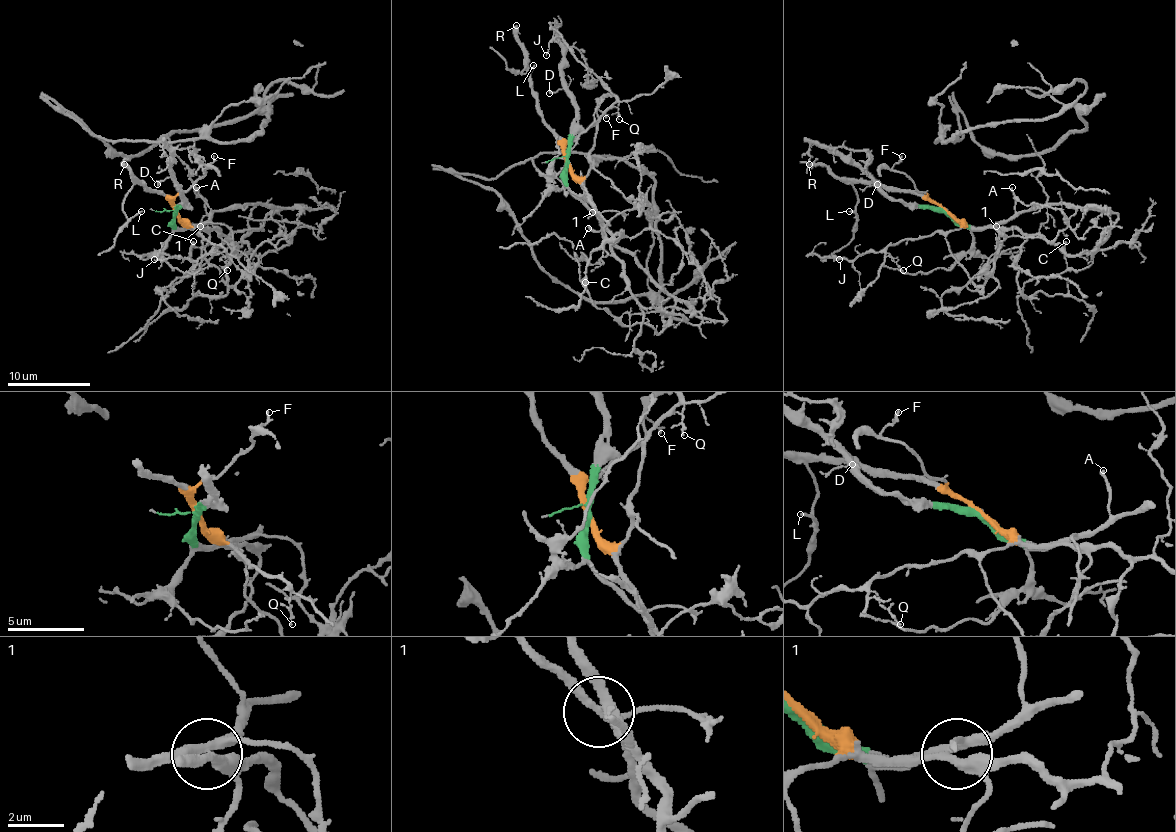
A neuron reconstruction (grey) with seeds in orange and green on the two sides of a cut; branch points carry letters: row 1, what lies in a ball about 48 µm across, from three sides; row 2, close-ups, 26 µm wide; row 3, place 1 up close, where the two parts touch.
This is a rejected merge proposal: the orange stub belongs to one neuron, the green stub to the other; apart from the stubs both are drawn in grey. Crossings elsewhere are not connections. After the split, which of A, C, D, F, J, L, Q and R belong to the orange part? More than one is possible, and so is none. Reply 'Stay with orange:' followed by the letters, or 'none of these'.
Stay with orange: F, J, L, Q, R

